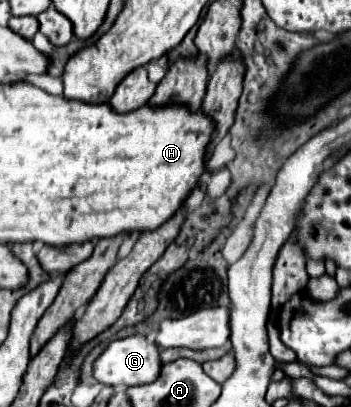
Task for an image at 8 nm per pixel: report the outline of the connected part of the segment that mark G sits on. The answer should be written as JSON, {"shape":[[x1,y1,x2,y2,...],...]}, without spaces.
{"shape":[[140,334,114,340,94,362,94,378,108,386,122,386,122,384,138,386,138,384,154,382,154,378,158,378,158,370,162,370,162,362,158,362,158,354,160,348]]}

